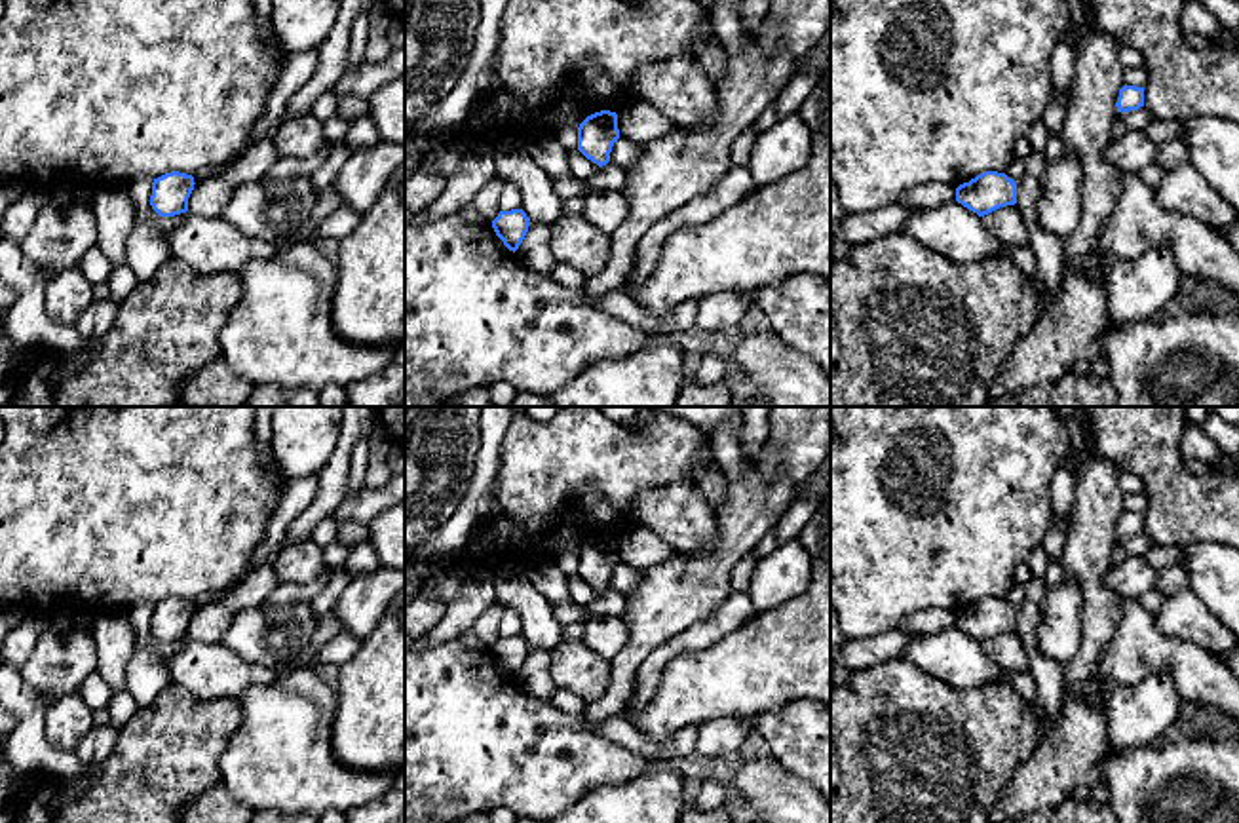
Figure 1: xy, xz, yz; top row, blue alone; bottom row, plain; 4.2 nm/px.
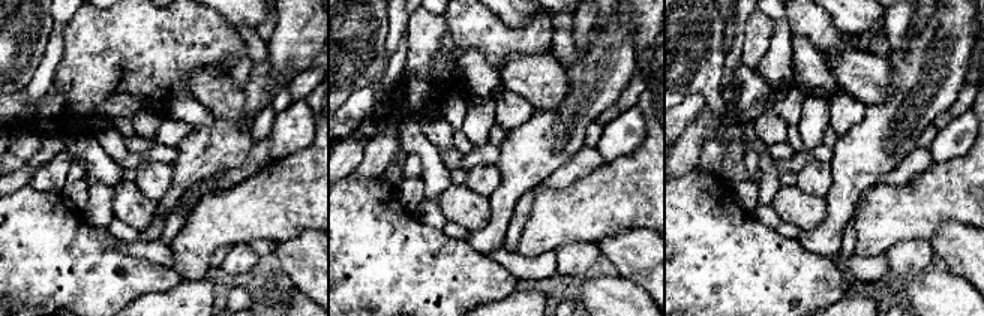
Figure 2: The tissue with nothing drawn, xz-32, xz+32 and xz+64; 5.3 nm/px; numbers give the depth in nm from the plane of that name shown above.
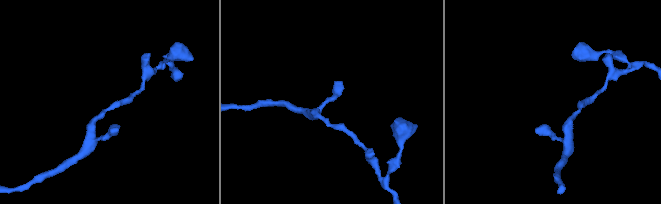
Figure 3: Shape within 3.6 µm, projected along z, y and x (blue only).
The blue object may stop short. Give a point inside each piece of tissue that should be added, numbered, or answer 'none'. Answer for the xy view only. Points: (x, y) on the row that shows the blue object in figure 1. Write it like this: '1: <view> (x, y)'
none

